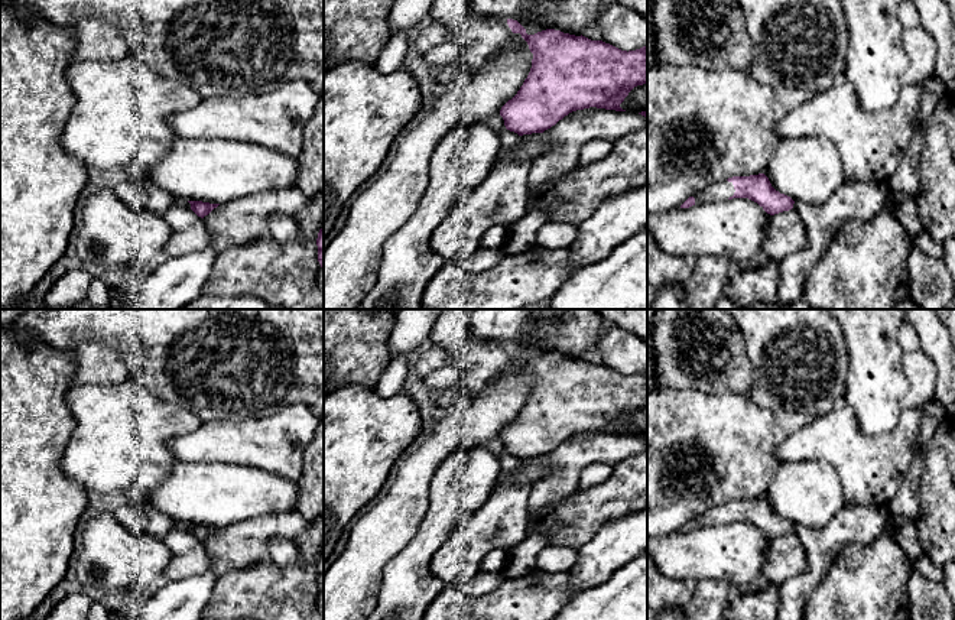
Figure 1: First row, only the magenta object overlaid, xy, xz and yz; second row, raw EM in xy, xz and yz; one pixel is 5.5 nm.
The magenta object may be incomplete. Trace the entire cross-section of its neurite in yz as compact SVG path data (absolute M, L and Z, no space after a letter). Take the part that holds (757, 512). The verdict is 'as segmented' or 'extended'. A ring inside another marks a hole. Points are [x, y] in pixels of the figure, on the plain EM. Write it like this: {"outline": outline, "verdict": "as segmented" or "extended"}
{"outline": "M764 497L750 500L733 500L714 507L689 520L680 532L712 528L733 522L748 522L757 526L767 538L774 539L793 532L795 525L776 514Z", "verdict": "extended"}

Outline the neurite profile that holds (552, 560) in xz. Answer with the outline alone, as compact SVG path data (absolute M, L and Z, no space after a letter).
M548 545L536 555L535 569L546 574L568 572L575 562L575 548Z

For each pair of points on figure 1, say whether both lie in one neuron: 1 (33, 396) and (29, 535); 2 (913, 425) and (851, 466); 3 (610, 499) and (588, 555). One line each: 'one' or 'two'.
1: one
2: one
3: two

